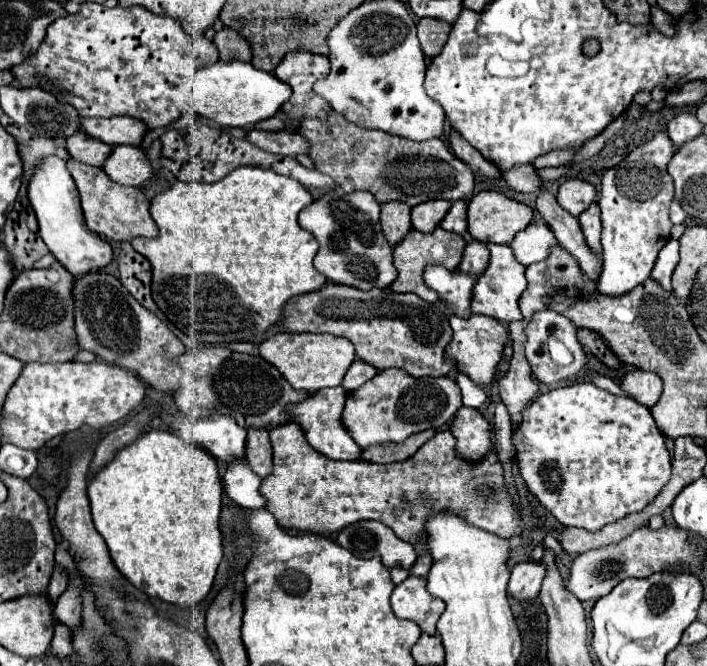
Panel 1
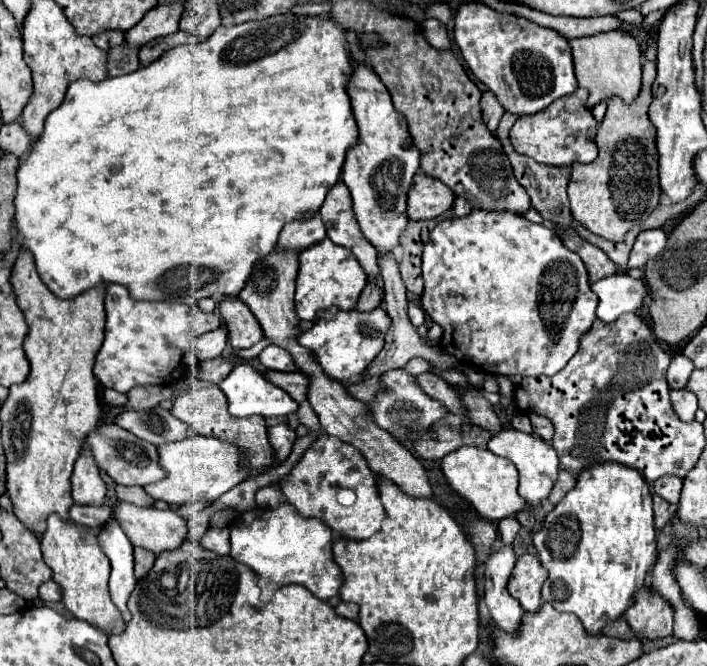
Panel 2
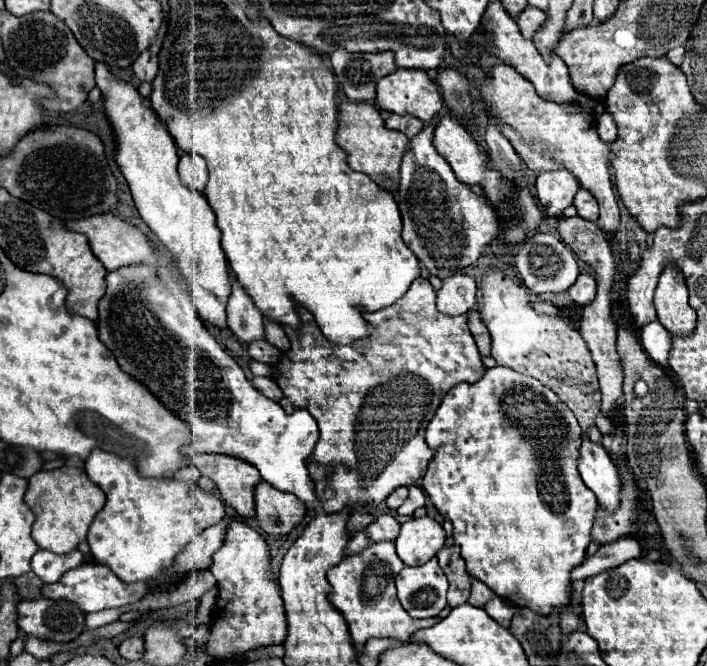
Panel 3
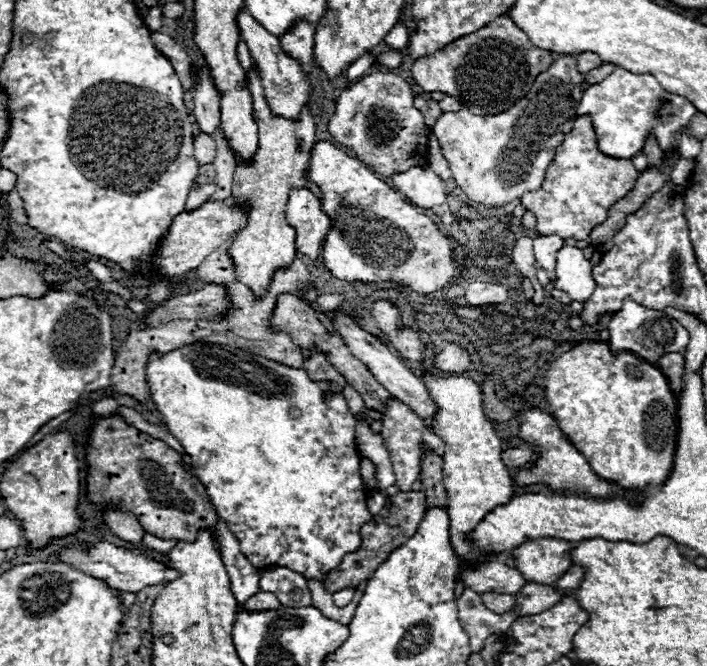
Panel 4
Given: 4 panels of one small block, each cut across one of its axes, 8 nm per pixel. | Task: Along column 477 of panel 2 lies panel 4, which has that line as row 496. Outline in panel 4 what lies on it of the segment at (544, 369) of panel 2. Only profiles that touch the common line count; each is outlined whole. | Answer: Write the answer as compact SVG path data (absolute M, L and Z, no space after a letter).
M196 342L196 344L182 346L178 350L172 350L168 354L152 354L146 364L146 382L150 388L152 402L156 404L156 410L162 416L168 432L184 446L186 454L192 456L196 464L194 466L196 476L206 486L216 512L222 518L226 518L230 530L234 530L236 538L240 540L242 554L246 554L246 558L250 558L256 568L288 566L294 572L302 574L304 578L322 580L326 570L332 570L334 566L338 566L338 562L348 552L354 552L358 548L358 542L360 542L358 530L362 522L368 522L372 518L372 514L366 508L366 490L360 478L360 454L356 450L356 440L354 440L356 418L350 414L350 408L342 394L334 394L328 402L322 400L322 394L328 390L328 382L312 382L306 370L302 368L300 370L288 368L278 362L260 358L256 354L248 354L240 348L212 344L212 342Z

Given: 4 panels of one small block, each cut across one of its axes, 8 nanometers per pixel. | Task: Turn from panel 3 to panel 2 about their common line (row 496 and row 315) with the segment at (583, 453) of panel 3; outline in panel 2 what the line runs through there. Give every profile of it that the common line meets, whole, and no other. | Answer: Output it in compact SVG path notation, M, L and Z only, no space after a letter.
M626 272L606 276L592 284L592 292L598 296L596 316L602 322L614 322L624 312L636 312L648 296L646 282L634 280Z

